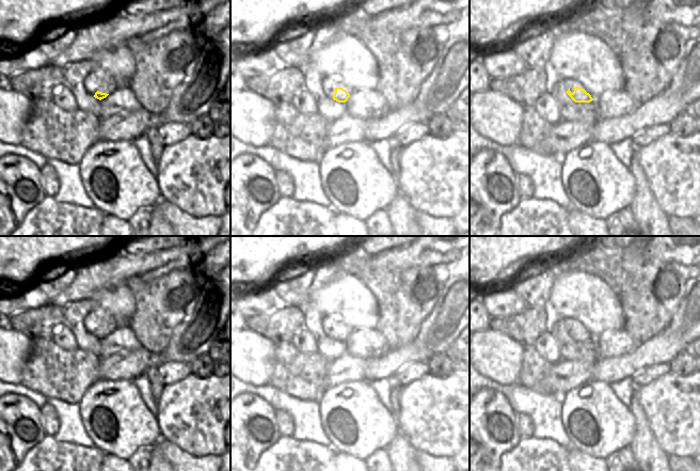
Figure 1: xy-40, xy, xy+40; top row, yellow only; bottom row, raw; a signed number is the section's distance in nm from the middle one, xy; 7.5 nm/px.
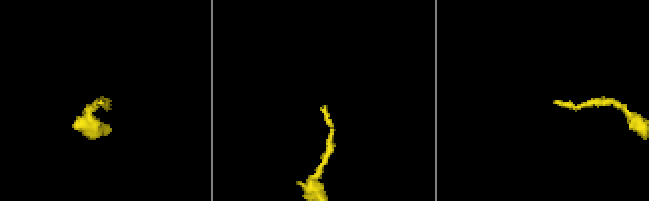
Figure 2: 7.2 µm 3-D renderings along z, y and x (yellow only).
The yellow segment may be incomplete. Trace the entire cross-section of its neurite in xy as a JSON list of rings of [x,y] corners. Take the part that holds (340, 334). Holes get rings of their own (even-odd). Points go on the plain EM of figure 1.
[[[335,327],[334,330],[333,339],[338,342],[346,342],[350,336],[350,333],[343,327]]]

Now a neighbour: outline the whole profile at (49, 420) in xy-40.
[[[46,404],[42,408],[39,408],[39,411],[41,422],[46,435],[53,436],[60,426],[55,409],[52,406]]]

